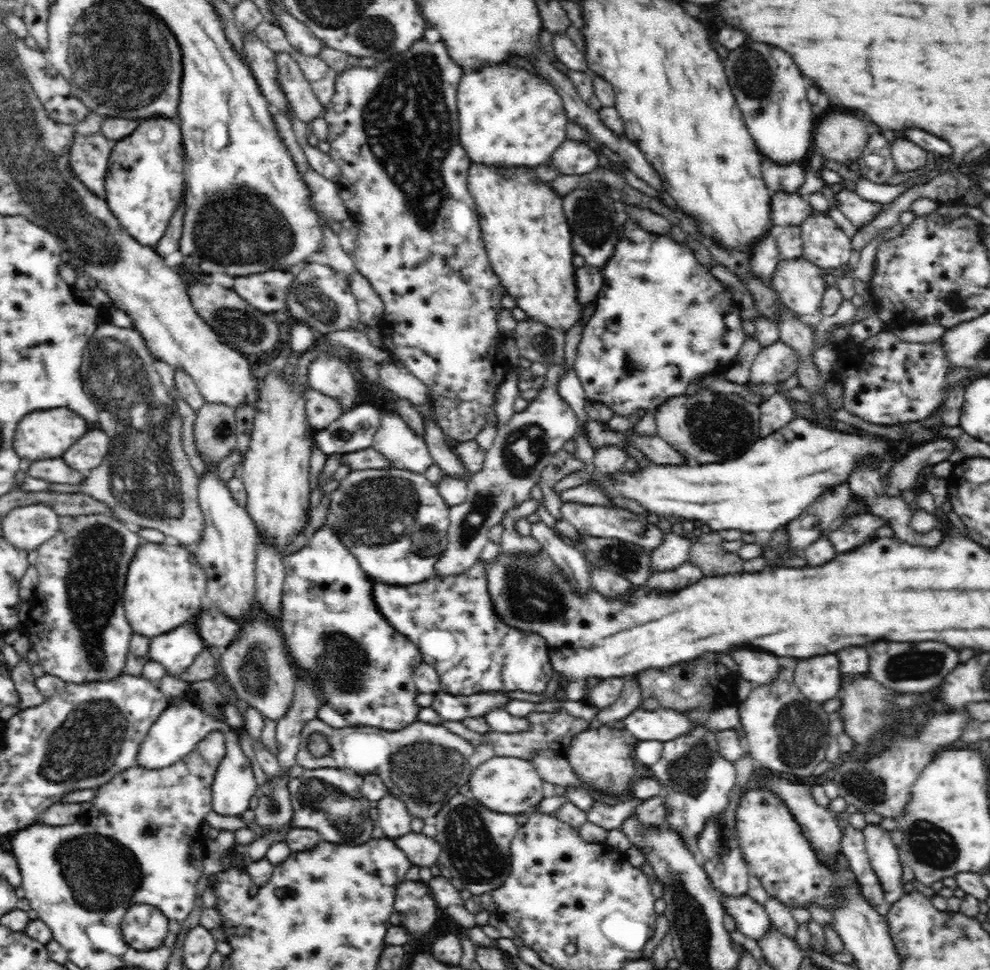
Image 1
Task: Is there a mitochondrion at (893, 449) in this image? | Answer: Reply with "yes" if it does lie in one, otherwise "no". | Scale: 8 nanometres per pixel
no

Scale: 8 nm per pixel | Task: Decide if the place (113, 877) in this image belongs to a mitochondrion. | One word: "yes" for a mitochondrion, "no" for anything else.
yes

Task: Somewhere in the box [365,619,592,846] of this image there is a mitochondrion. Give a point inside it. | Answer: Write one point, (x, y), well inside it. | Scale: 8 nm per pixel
(426, 771)

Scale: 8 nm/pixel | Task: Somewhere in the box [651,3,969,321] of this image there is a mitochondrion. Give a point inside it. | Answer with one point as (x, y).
(753, 75)

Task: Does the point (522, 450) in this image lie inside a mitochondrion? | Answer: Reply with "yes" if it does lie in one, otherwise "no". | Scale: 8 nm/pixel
yes

